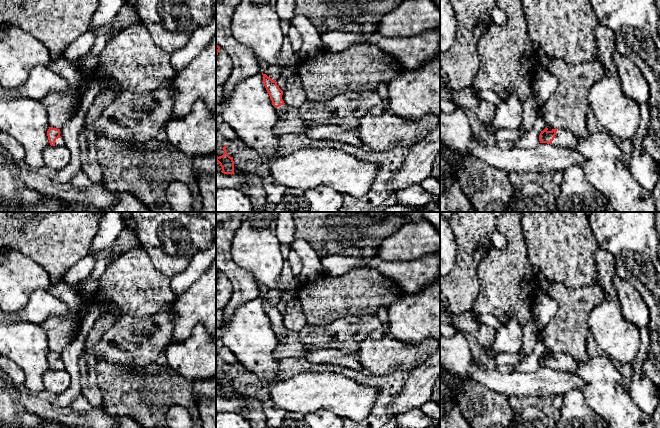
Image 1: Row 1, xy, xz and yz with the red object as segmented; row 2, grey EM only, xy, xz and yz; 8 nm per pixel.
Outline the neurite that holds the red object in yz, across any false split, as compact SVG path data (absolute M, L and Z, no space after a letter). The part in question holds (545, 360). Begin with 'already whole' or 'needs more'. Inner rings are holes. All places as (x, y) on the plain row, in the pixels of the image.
needs more; M547 351L539 359L540 367L552 368L555 371L573 373L578 367L578 361L567 353L548 353Z

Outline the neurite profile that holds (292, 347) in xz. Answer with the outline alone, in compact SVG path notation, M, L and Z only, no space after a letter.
M288 330L285 339L278 343L273 353L279 360L302 358L306 354L305 344L300 340L299 333L291 330Z

